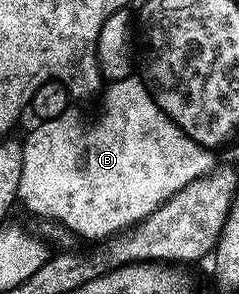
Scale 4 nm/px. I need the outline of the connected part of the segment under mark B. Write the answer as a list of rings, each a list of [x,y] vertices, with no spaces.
[[[142,78],[114,80],[102,92],[102,99],[103,112],[96,123],[86,123],[81,116],[74,115],[74,110],[68,109],[61,117],[36,122],[27,139],[22,140],[24,161],[18,202],[24,203],[33,214],[43,215],[39,217],[44,220],[62,223],[76,236],[95,239],[91,241],[110,239],[134,227],[166,199],[185,189],[185,185],[208,175],[217,163],[208,148],[188,137],[161,110]]]

